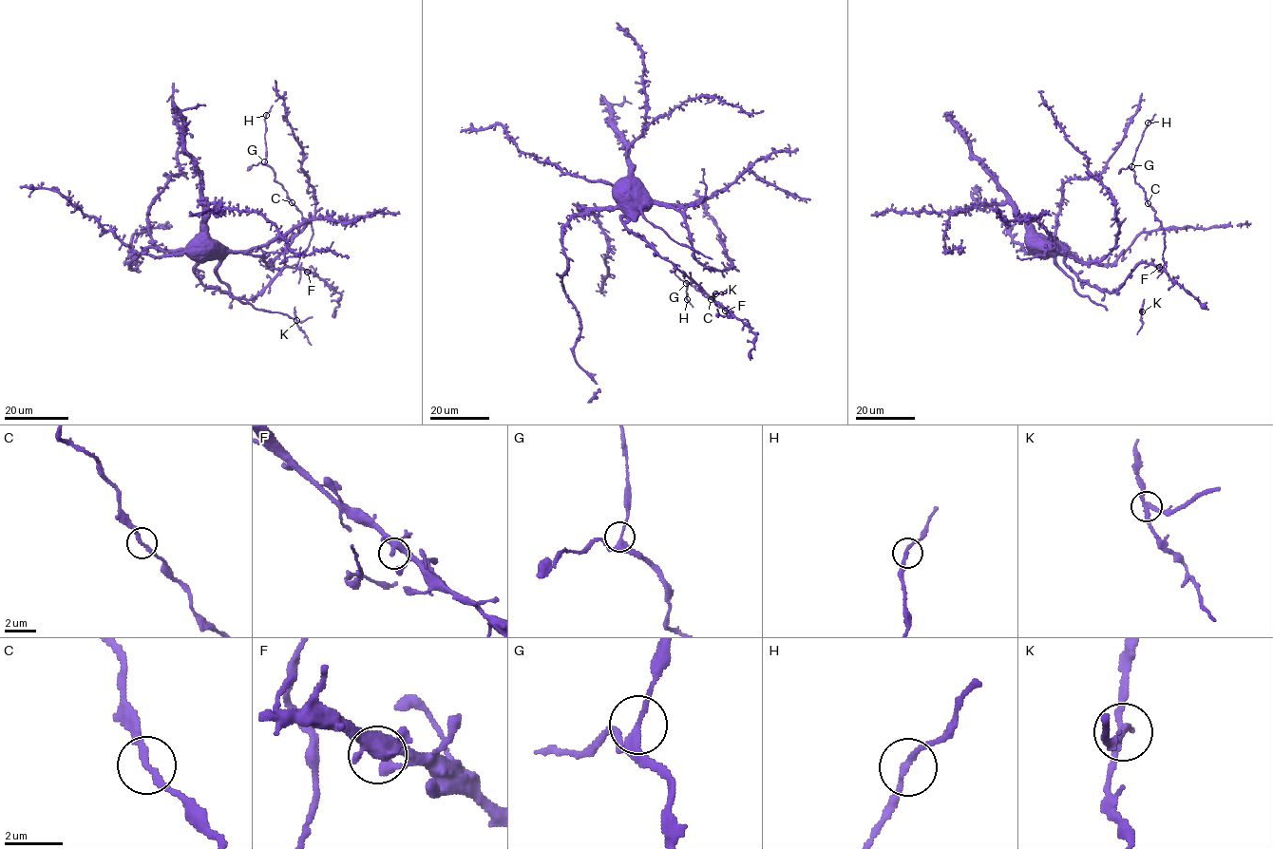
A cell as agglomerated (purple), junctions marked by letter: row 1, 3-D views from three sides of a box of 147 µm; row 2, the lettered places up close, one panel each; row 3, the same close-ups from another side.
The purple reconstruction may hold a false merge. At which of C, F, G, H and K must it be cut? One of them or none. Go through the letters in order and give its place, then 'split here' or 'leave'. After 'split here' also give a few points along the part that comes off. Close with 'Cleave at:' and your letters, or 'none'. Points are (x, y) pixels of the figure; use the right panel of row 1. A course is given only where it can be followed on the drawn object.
C: (1148, 203) | leave
F: (1159, 267) | leave
G: (1131, 166) | leave
H: (1148, 122) | leave
K: (1142, 311) | split here
Cleave at: K

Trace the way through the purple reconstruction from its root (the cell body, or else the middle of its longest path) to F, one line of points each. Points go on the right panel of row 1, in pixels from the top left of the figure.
F: (1031, 243), (1041, 242), (1052, 253), (1062, 253), (1065, 264), (1080, 280), (1109, 292), (1140, 263), (1159, 267)

